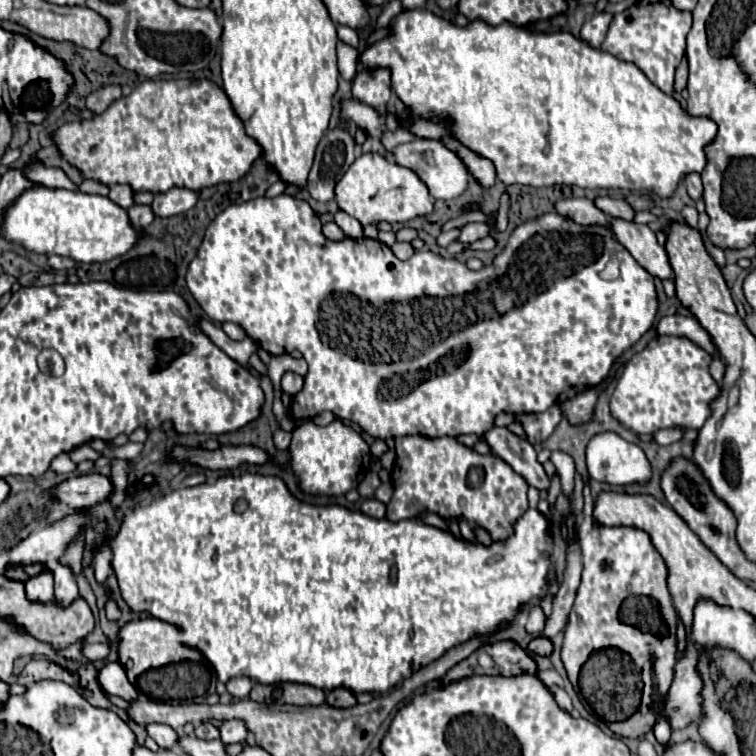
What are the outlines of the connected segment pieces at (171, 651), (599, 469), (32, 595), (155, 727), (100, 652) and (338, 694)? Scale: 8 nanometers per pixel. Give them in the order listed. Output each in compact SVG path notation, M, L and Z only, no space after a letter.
M152 616L132 620L118 630L118 656L132 684L136 684L136 678L148 668L162 668L166 664L182 660L198 660L198 662L202 660L202 654L198 650L192 650L180 642L180 630L176 626L156 620Z
M600 432L590 438L586 446L586 464L588 464L588 474L590 478L598 482L608 482L616 486L624 486L630 482L646 482L650 478L650 464L636 444L626 442L614 432Z
M44 570L40 576L34 576L26 582L26 598L30 602L42 602L42 604L50 604L54 600L54 582L52 582L52 572Z
M146 724L146 732L150 738L156 740L160 748L174 748L176 746L176 732L164 724Z
M88 644L88 646L84 646L82 648L82 654L88 658L88 660L102 660L102 658L106 658L108 656L108 652L110 652L110 648L108 648L108 644Z
M336 688L336 690L330 690L326 694L326 704L334 706L334 708L352 708L356 704L356 698L354 698L354 694L350 690Z

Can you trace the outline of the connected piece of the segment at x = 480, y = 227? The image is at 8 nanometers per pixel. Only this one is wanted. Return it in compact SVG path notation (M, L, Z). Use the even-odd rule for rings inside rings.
M472 222L462 227L459 242L472 243L489 235L490 227L486 223Z

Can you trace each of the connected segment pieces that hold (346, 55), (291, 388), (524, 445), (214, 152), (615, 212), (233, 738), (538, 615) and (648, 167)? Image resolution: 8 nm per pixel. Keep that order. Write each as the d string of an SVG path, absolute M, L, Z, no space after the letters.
M338 42L336 55L340 76L344 80L352 80L354 74L356 74L356 68L358 68L358 50L348 46L348 44L344 44L344 42Z
M286 372L284 376L282 376L282 390L286 392L286 394L296 394L296 392L300 392L302 390L302 384L304 384L304 378L302 376L298 376L298 374L292 374L292 372Z
M492 428L484 434L484 440L490 444L492 452L506 460L520 476L524 476L530 486L538 490L548 490L550 480L542 464L536 460L536 450L528 440L518 438L508 428Z
M144 80L130 96L114 100L102 114L90 120L64 122L50 138L70 166L78 168L82 178L98 180L106 186L128 184L132 192L162 194L170 188L202 190L222 182L242 178L252 162L262 154L260 144L246 136L244 124L232 112L232 104L222 88L210 80Z
M598 196L598 198L594 198L594 204L596 204L596 208L600 208L610 218L622 218L622 220L634 218L634 210L622 198Z
M232 720L232 722L224 722L220 726L220 740L224 744L234 744L234 742L244 742L246 740L246 726L240 720Z
M533 606L528 614L526 632L531 635L540 635L545 626L545 614L540 606Z
M410 10L402 12L392 20L394 34L374 42L362 52L362 62L368 68L376 66L388 66L392 70L392 90L396 96L416 110L416 114L428 114L428 110L436 110L436 114L448 114L448 118L454 120L452 130L456 130L456 138L464 142L470 150L476 150L476 154L488 158L494 162L498 178L506 184L524 184L524 186L556 186L556 184L574 184L580 188L622 188L622 190L650 190L656 192L662 198L670 198L682 176L692 172L702 172L708 158L706 158L706 146L714 142L718 126L708 116L690 116L680 102L674 96L664 94L658 86L654 86L646 74L632 62L618 60L616 56L596 50L588 46L584 40L574 38L568 32L552 32L552 34L532 34L524 28L504 24L504 26L488 26L482 20L470 22L466 28L458 28L456 24L450 24L438 16L434 16L428 10Z

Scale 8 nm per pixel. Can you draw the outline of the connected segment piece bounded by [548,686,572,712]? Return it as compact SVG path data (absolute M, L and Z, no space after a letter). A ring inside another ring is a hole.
M550 686L548 688L550 692L552 692L552 696L554 696L554 700L556 700L556 704L562 708L562 710L566 710L566 712L570 712L572 710L572 702L570 702L570 696L560 688L560 686Z

